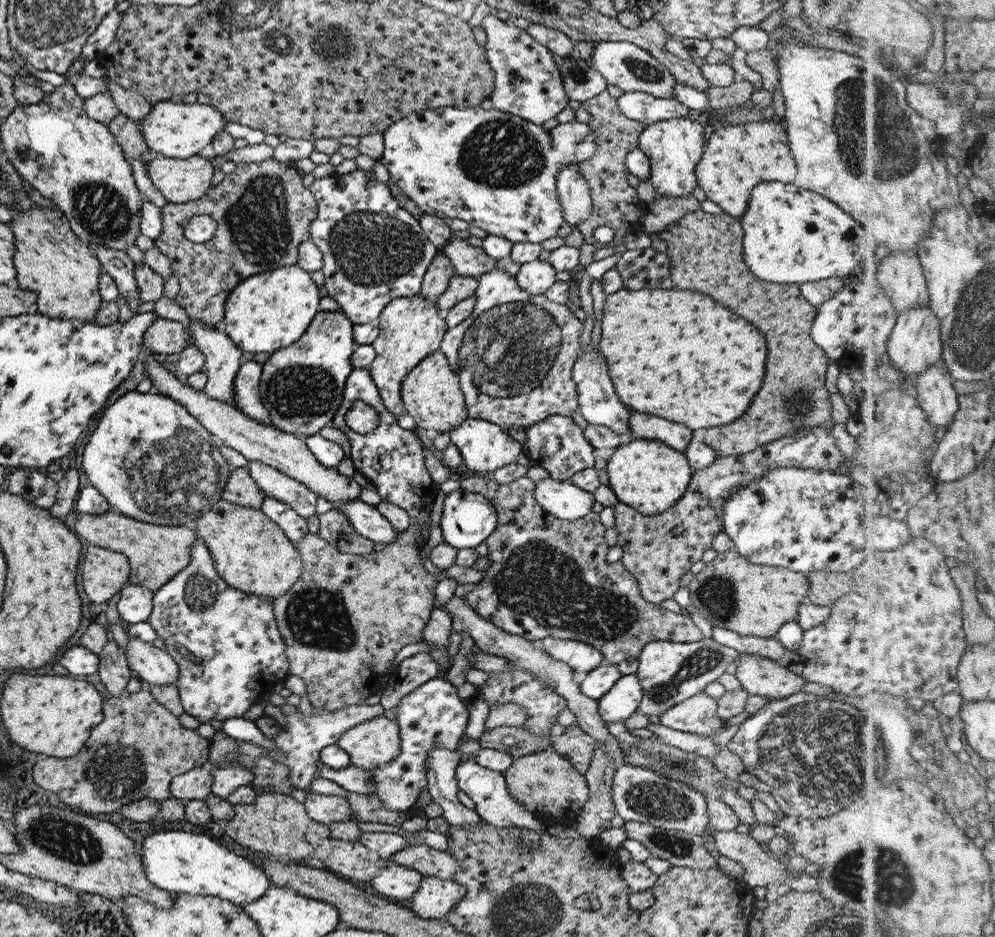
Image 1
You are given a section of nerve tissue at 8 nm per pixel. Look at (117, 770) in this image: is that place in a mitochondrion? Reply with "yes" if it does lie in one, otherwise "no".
yes

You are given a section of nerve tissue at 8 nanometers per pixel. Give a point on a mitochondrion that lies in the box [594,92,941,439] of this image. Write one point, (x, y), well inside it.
(796, 404)

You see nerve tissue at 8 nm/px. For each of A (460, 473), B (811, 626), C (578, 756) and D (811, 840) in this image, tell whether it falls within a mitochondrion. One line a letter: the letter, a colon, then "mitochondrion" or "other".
A: other
B: other
C: other
D: other

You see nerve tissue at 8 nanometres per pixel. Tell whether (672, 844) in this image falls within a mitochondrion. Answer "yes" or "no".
yes

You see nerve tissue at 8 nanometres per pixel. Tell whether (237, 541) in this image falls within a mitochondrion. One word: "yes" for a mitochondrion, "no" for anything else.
no

